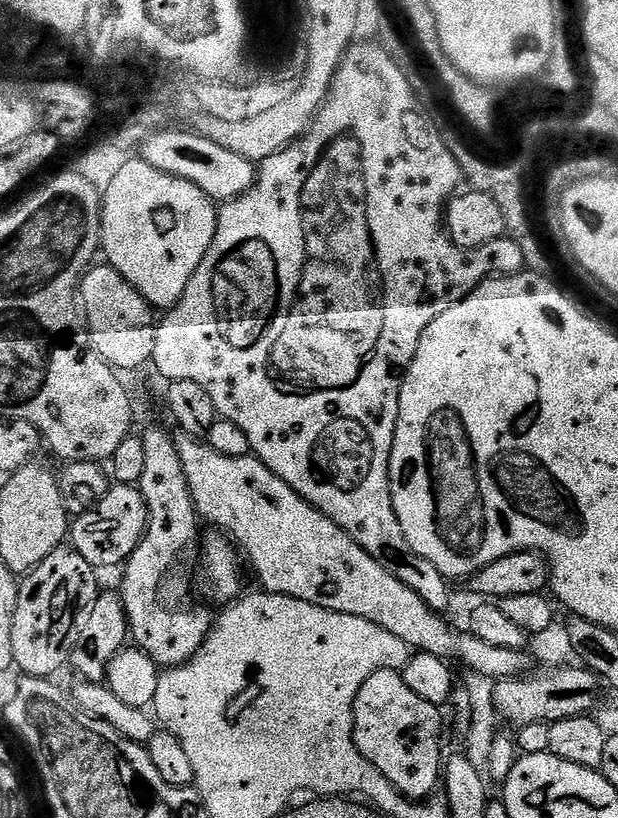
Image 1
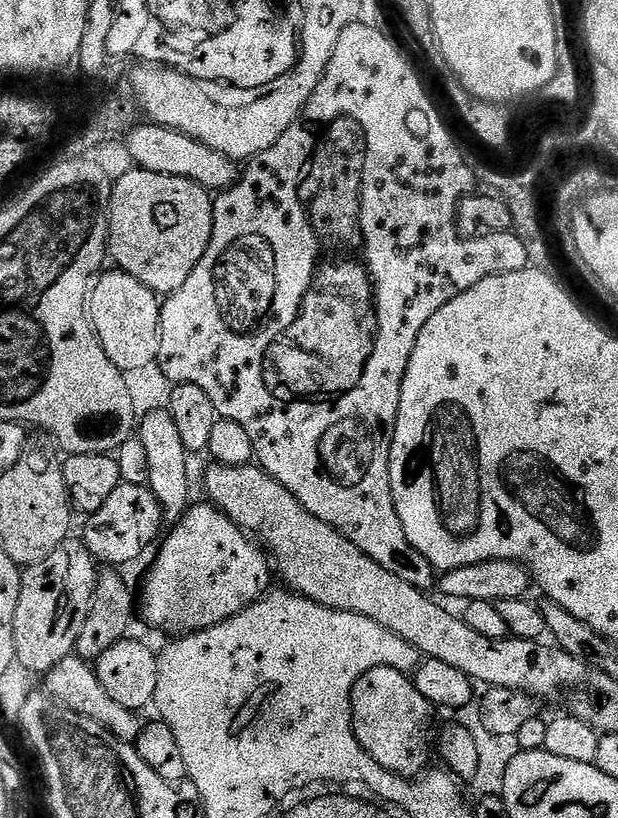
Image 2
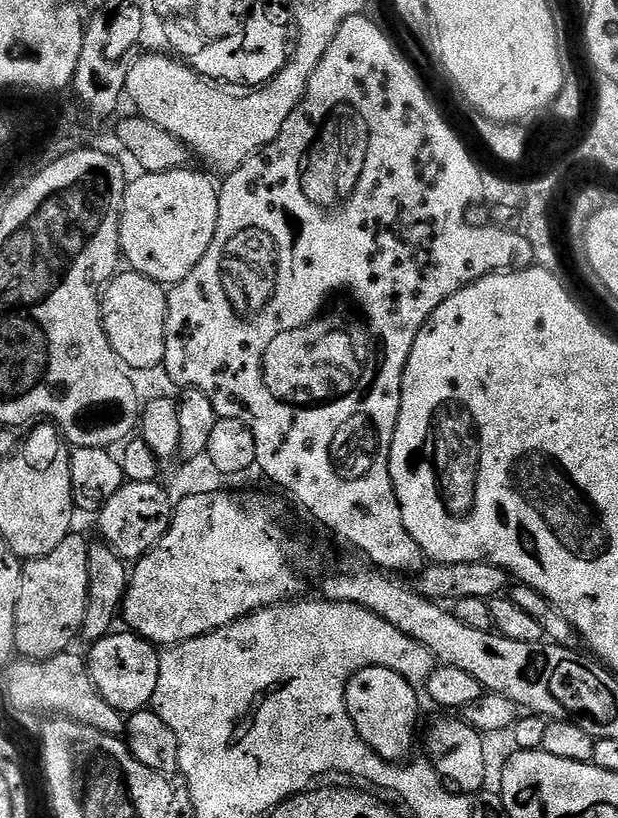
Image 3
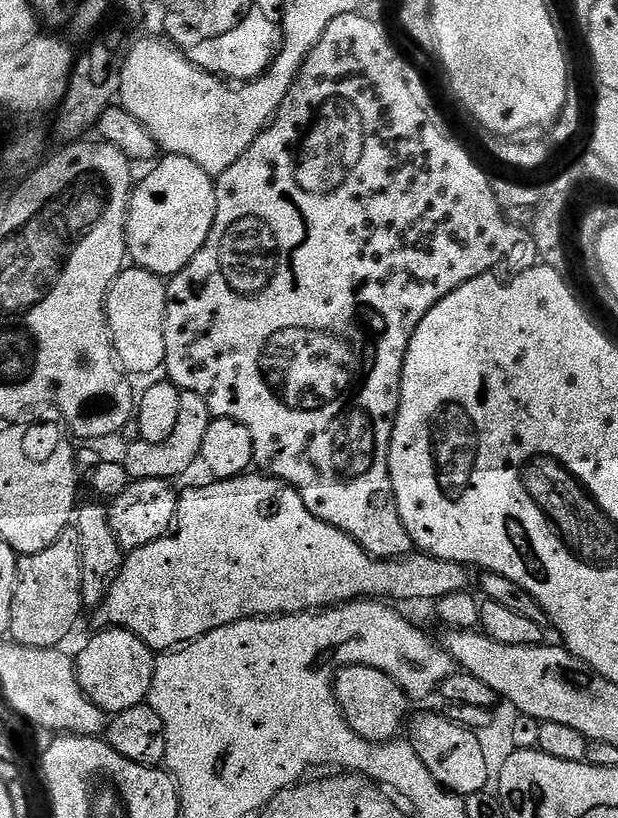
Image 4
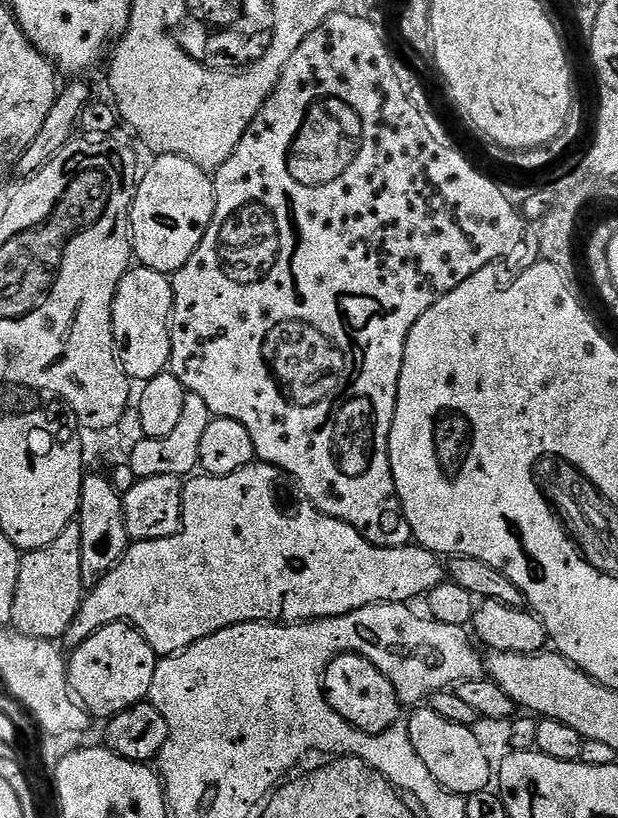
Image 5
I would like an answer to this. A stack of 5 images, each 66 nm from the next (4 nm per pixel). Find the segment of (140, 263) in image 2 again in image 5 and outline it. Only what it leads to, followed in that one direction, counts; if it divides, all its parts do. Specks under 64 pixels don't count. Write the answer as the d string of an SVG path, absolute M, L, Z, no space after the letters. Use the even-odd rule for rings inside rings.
M156 156L148 169L143 169L136 186L136 196L132 200L132 211L128 213L132 251L141 265L155 272L175 274L198 250L210 222L214 218L216 205L216 185L213 177L203 172L194 162L181 156Z

